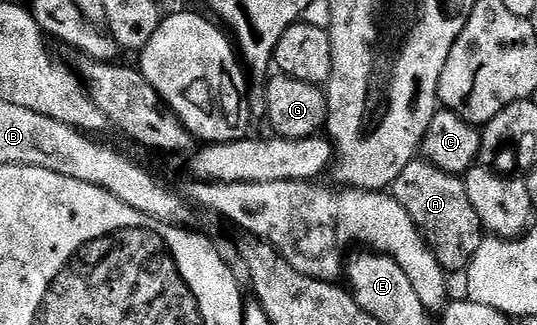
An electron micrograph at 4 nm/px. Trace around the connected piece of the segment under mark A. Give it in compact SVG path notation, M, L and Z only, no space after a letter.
M415 160L411 164L407 164L407 168L403 168L403 172L399 172L399 176L393 181L391 193L399 200L399 204L403 204L403 208L407 208L411 220L421 231L425 241L429 243L429 247L437 253L439 264L449 272L464 271L475 256L475 252L479 252L479 244L483 237L481 221L467 196L464 181L458 175L443 172L429 162Z

